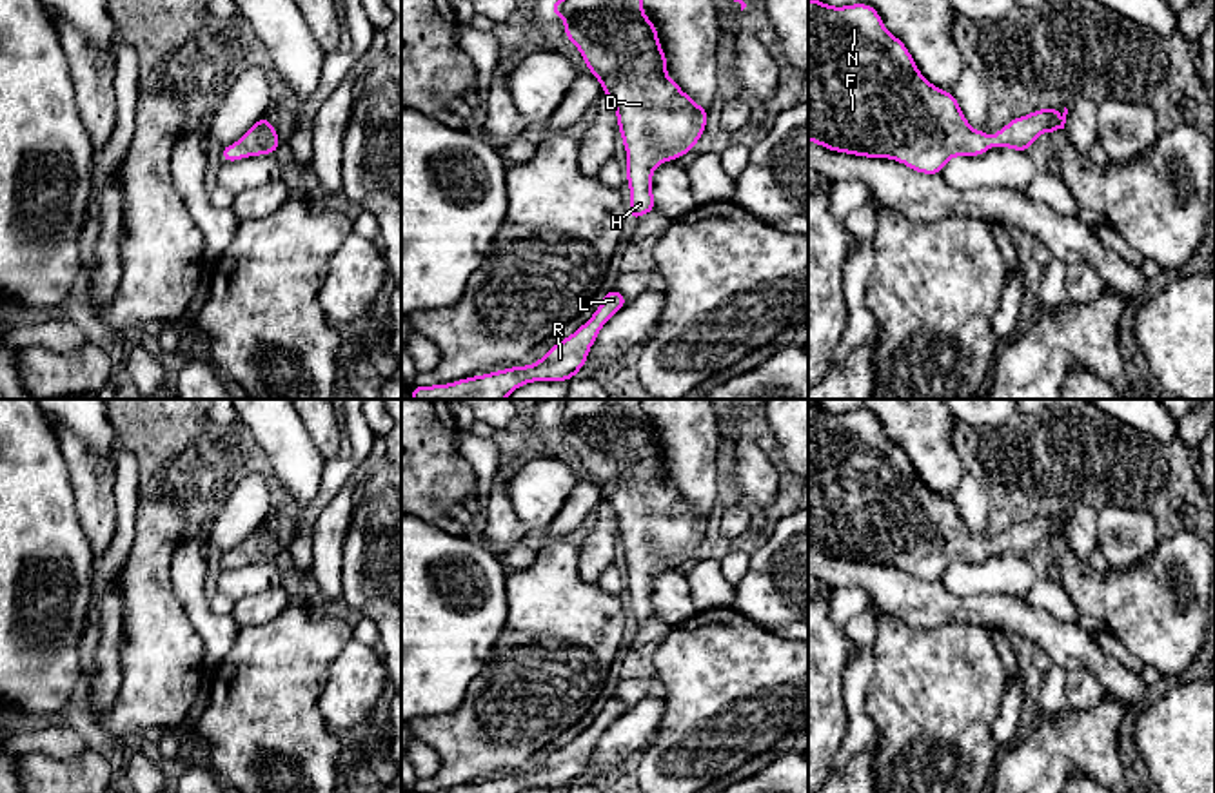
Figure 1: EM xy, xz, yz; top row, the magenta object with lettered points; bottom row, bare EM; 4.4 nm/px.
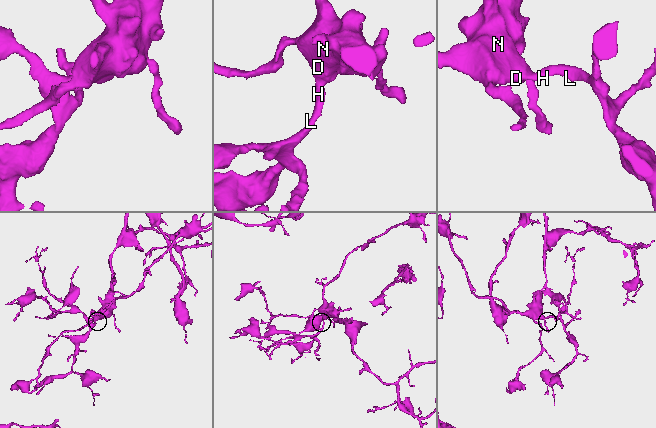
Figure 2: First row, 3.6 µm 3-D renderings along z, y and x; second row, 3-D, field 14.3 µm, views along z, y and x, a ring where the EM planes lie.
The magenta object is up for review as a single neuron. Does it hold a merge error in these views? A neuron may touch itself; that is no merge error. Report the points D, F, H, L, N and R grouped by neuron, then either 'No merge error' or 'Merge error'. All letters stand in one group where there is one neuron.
Groups: D F H L N R. No merge error

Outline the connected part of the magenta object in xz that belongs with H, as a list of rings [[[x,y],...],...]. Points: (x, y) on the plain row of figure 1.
[[[568,399],[552,408],[550,417],[563,425],[567,446],[578,452],[588,477],[599,486],[617,519],[617,534],[630,564],[627,588],[630,592],[628,619],[634,628],[656,617],[652,577],[696,553],[706,534],[708,517],[667,483],[667,463],[656,432],[643,419],[641,399]]]

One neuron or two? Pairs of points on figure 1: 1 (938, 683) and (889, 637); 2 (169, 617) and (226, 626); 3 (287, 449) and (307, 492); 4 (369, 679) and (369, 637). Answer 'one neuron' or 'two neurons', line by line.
1: one neuron
2: two neurons
3: one neuron
4: two neurons

